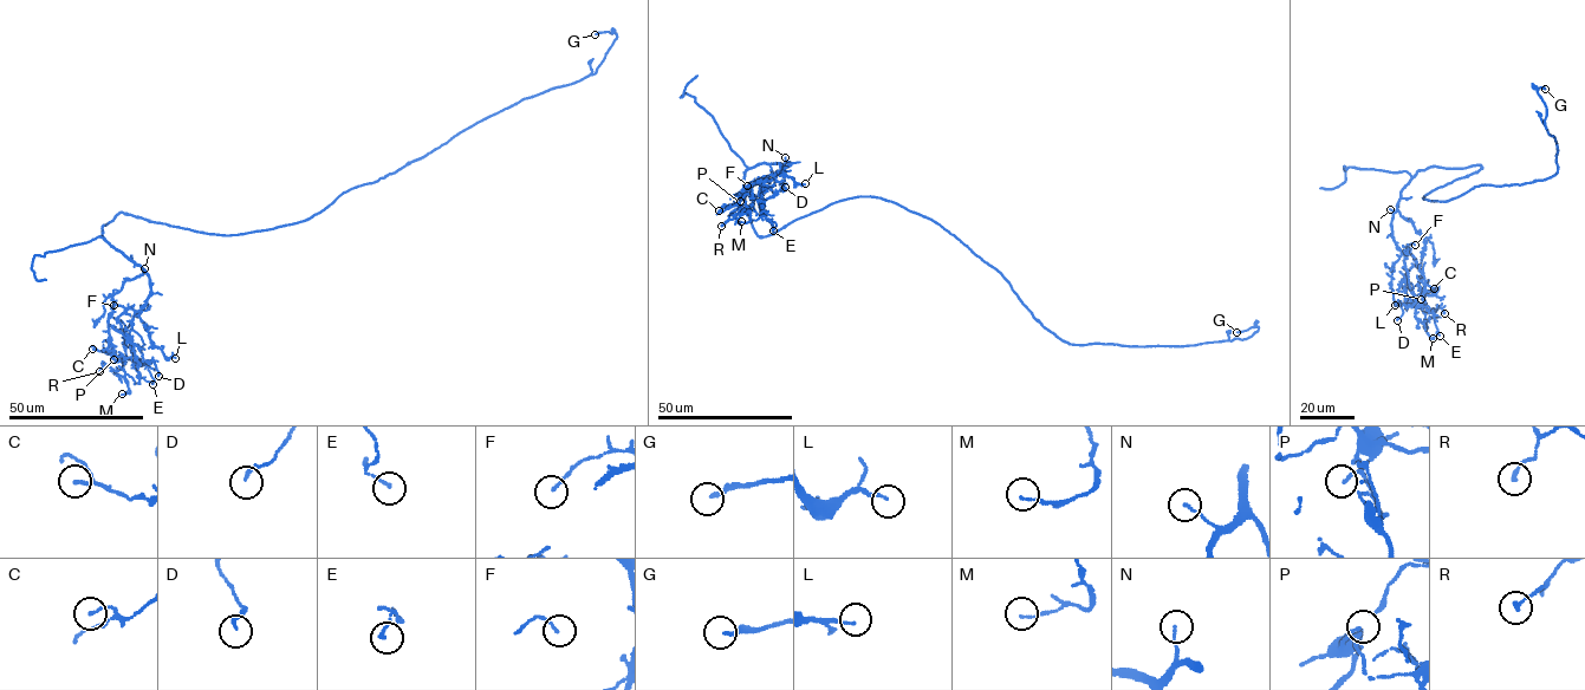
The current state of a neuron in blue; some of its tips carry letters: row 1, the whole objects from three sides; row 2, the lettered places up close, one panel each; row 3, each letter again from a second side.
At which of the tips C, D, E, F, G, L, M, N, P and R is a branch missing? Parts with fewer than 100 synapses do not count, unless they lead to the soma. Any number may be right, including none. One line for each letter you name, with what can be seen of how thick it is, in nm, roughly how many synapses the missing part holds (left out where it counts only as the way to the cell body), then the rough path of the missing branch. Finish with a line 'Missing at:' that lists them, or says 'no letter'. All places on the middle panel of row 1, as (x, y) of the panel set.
Missing at: no letter

